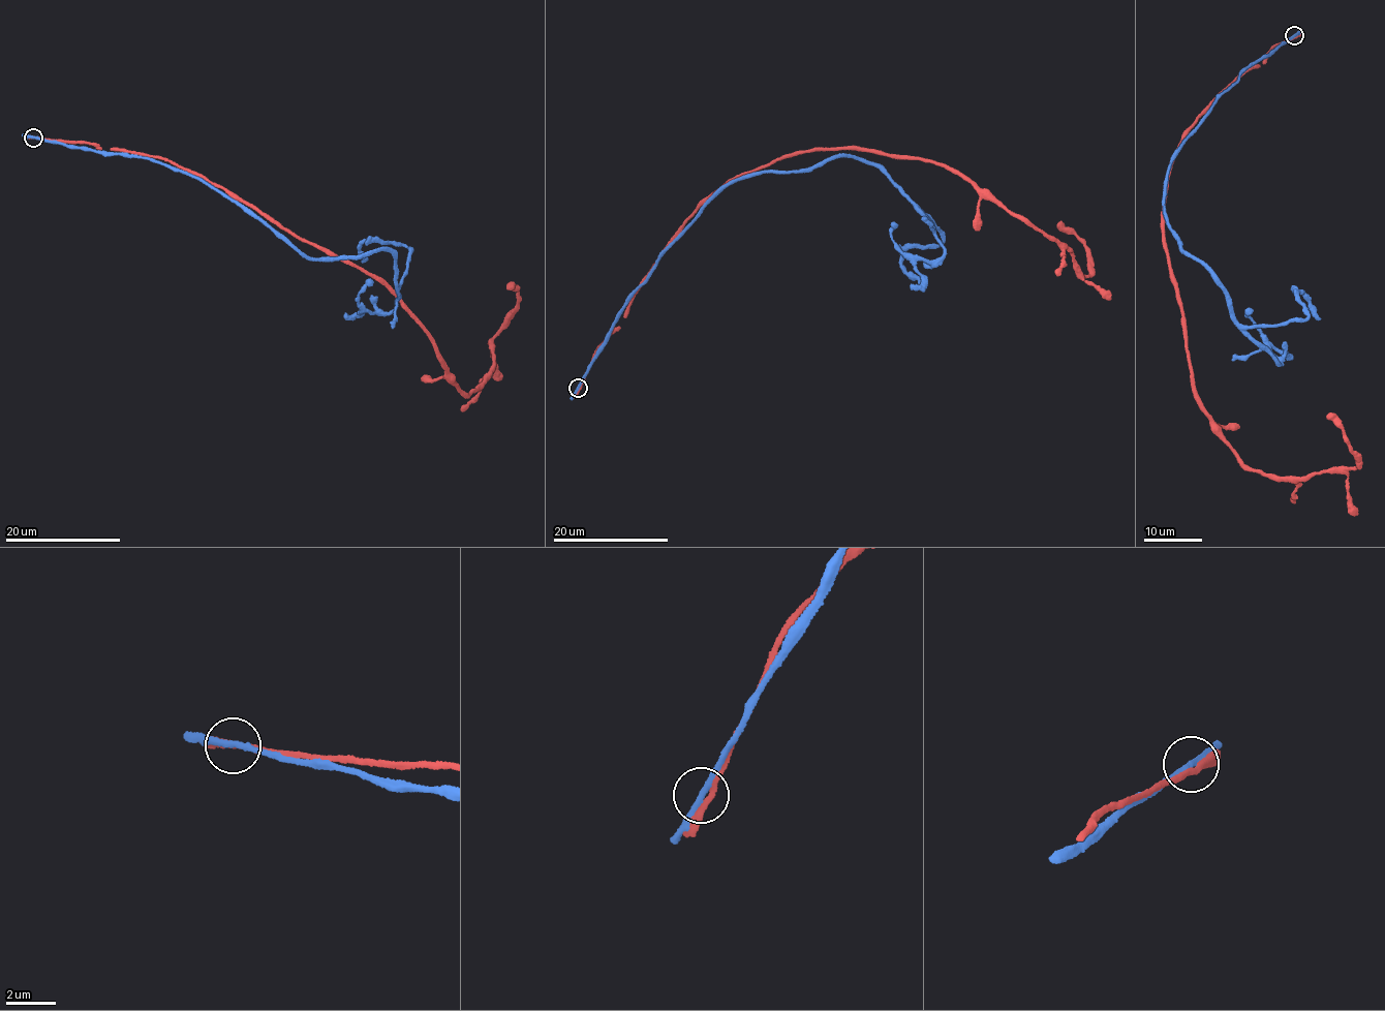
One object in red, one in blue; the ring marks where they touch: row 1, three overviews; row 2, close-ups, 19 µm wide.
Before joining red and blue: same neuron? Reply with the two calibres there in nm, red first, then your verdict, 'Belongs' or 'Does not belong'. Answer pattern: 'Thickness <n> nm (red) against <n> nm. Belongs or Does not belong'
Thickness 240 nm (red) against 240 nm. Does not belong

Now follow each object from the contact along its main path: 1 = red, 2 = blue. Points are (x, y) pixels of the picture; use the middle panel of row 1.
1: (579, 388), (701, 201), (800, 151), (913, 158), (960, 175), (1088, 275), (1084, 247), (1056, 225)
2: (577, 389), (663, 249), (716, 191), (764, 172), (845, 154), (875, 164), (943, 238), (903, 253), (921, 285)

